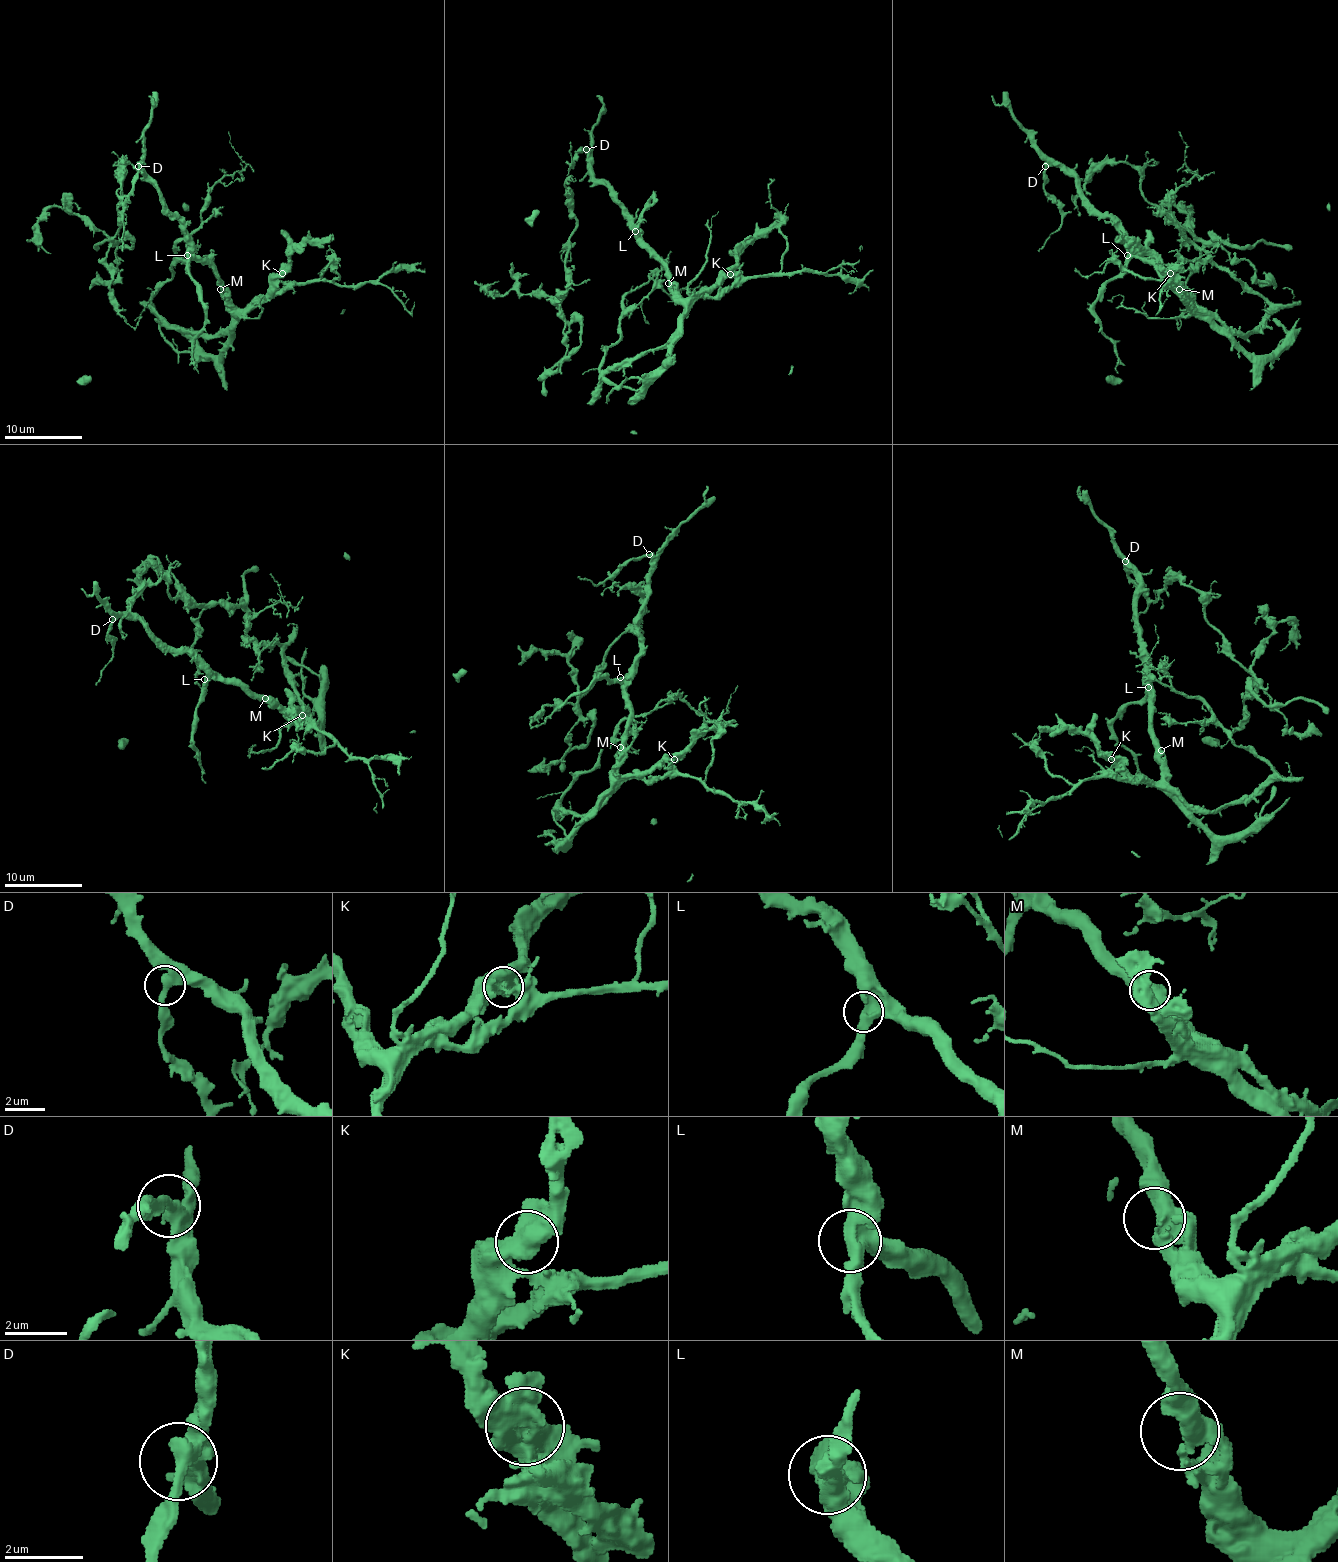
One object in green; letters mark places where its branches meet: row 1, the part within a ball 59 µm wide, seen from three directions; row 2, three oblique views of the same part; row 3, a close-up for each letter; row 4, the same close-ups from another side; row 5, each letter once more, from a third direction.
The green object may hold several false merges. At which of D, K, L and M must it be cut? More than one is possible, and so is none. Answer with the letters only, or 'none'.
K

